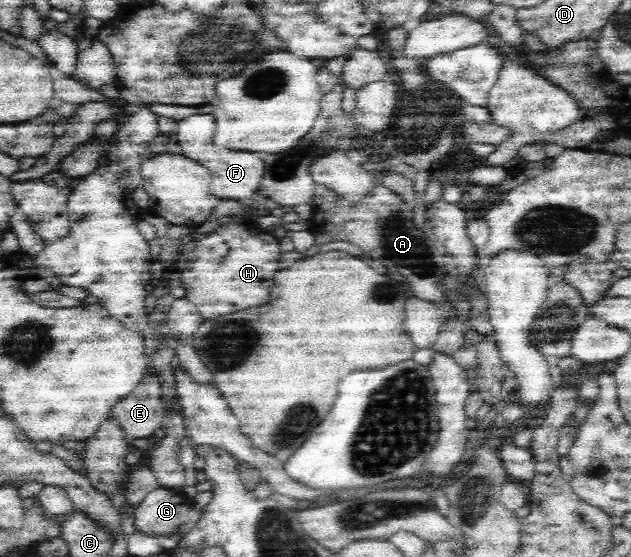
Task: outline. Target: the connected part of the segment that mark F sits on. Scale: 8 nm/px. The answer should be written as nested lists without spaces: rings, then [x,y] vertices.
[[[191,115],[186,118],[186,121],[184,119],[178,121],[175,130],[178,134],[180,148],[182,148],[181,154],[210,170],[212,178],[210,193],[222,200],[238,201],[244,211],[254,215],[255,209],[252,206],[256,203],[254,195],[260,189],[265,173],[262,158],[258,157],[256,153],[246,153],[246,151],[216,149],[216,145],[212,143],[212,137],[214,137],[214,117],[212,115]]]

